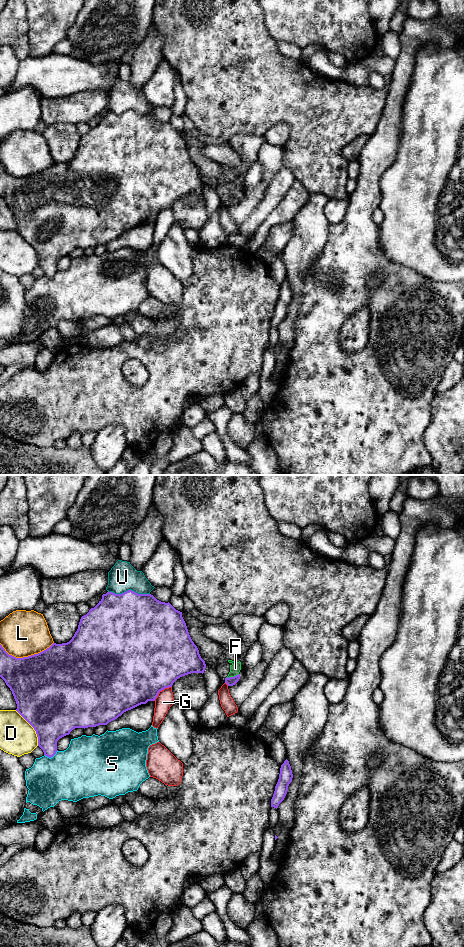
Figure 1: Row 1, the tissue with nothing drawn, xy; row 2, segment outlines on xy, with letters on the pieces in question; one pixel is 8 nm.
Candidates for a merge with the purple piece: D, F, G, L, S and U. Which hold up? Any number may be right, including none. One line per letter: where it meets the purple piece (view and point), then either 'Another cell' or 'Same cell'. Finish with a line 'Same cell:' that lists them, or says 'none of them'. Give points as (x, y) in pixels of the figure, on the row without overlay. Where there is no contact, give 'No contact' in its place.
D: Touches purple at xy (33, 247). Another cell
F: Touches purple at xy (232, 197). Another cell
G: Touches purple at xy (161, 210). Another cell
L: Touches purple at xy (26, 177). Another cell
S: Touches purple at xy (51, 276). Another cell
U: Touches purple at xy (129, 110). Another cell
Same cell: none of them

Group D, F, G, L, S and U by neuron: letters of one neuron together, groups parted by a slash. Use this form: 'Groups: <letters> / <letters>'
Groups: D / F / G / L / S / U

